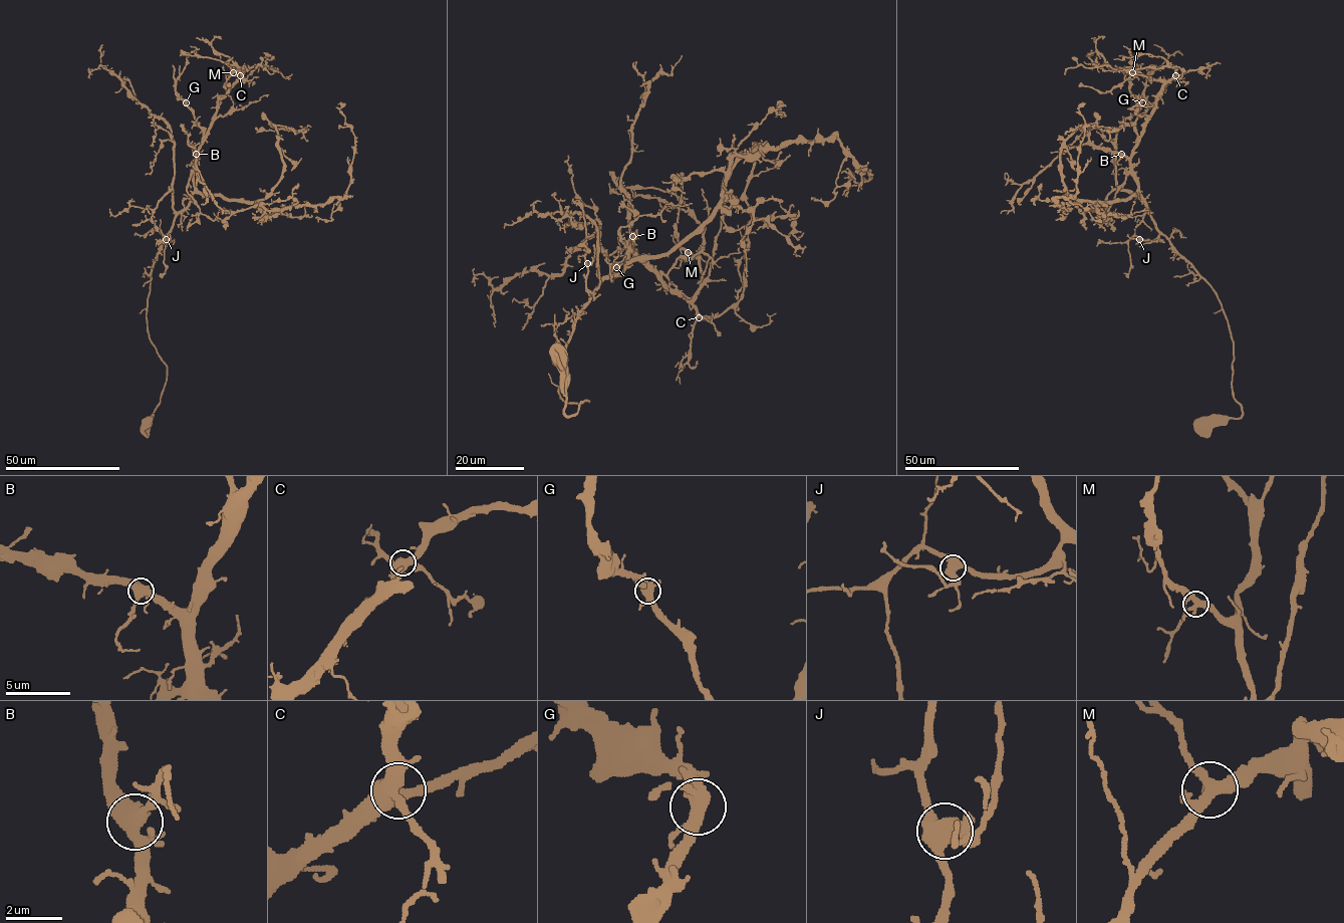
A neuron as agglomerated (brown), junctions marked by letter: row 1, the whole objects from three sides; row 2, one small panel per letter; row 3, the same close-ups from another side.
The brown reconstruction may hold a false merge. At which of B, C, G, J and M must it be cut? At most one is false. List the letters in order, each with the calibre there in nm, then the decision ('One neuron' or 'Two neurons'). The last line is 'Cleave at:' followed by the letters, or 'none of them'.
B: Thickness 550 nm. One neuron
C: Thickness 480 nm. One neuron
G: Thickness 460 nm. One neuron
J: Thickness 460 nm. One neuron
M: Thickness 400 nm. One neuron
Cleave at: none of them

